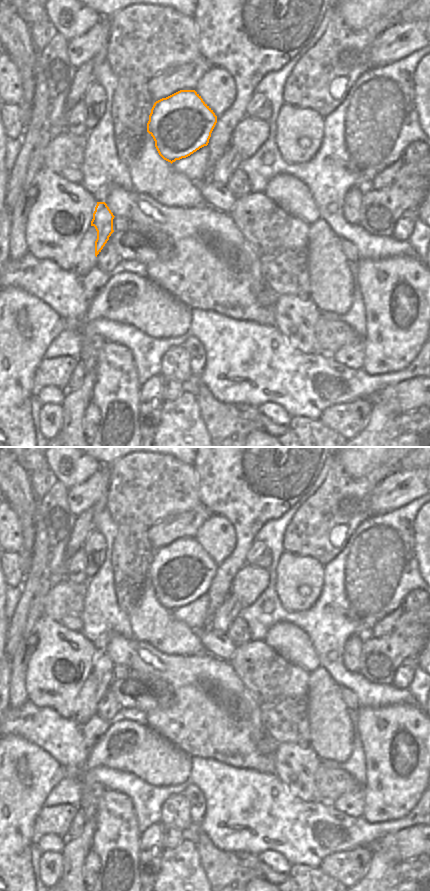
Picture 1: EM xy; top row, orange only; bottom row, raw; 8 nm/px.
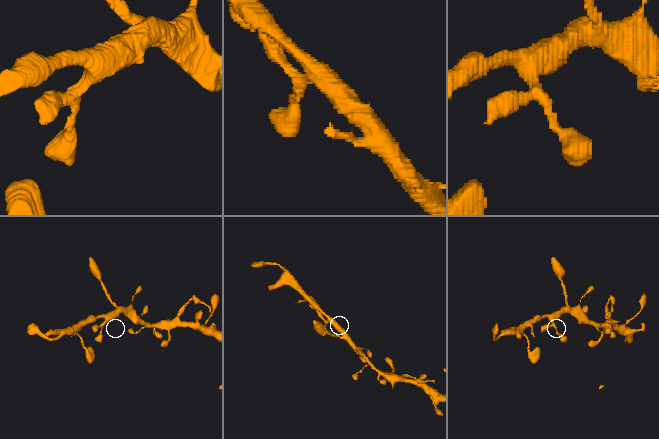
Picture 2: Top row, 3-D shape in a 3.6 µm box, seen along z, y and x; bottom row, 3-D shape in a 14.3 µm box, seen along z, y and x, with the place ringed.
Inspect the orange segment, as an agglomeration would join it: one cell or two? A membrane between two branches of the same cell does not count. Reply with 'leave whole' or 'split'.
leave whole

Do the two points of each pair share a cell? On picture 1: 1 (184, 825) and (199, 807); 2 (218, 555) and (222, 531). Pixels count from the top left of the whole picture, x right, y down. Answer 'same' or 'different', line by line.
1: different
2: same

